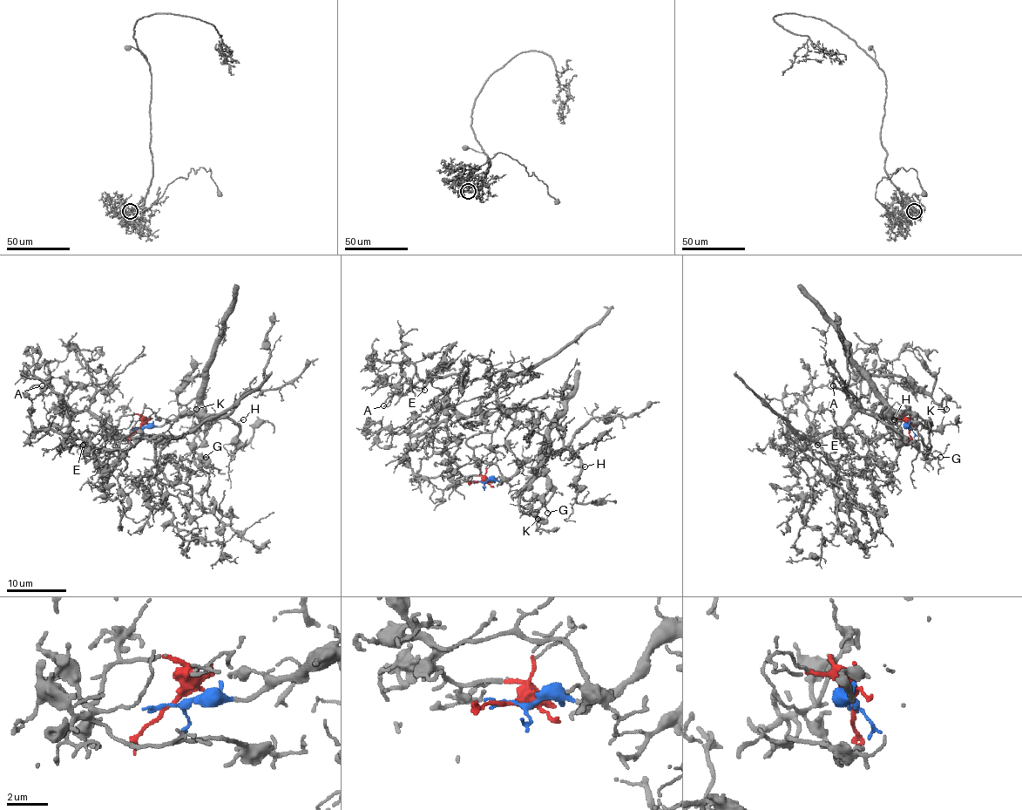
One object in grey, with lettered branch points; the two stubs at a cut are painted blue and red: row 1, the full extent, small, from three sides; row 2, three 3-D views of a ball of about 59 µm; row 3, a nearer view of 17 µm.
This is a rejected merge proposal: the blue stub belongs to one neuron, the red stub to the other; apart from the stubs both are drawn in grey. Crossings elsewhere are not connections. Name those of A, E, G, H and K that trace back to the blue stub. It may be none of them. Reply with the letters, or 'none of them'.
G, H, K

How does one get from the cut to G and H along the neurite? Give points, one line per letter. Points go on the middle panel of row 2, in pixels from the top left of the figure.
G: (479, 481), (504, 481), (524, 464), (536, 460), (546, 477), (548, 490), (538, 500), (548, 513)
H: (479, 481), (504, 481), (524, 464), (536, 460), (544, 453), (570, 450), (580, 464), (578, 466), (585, 466)

